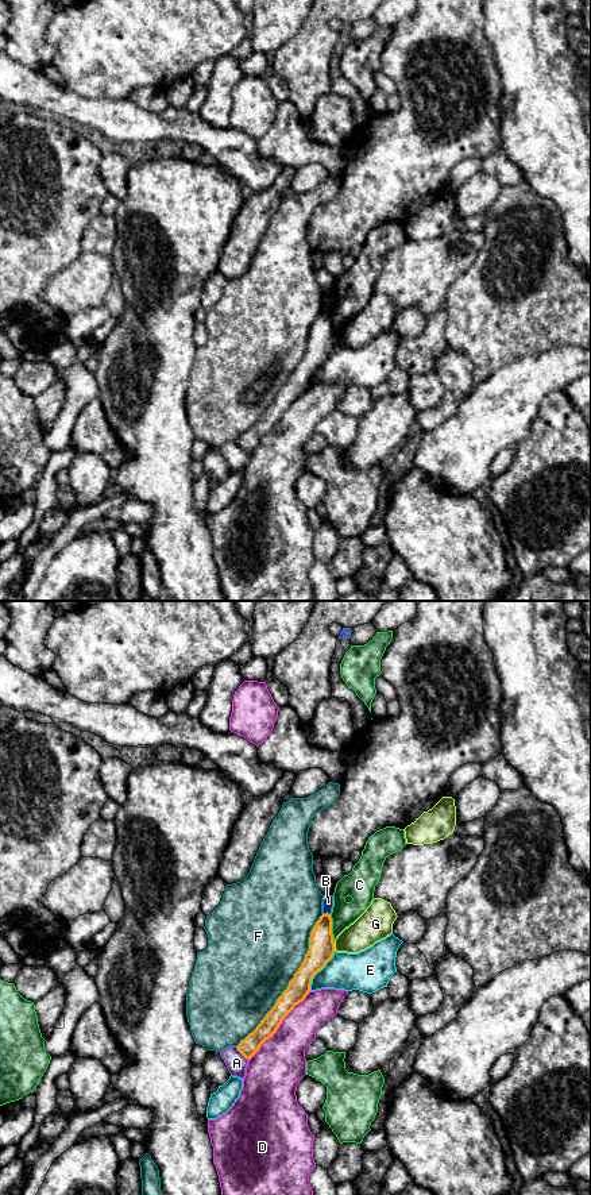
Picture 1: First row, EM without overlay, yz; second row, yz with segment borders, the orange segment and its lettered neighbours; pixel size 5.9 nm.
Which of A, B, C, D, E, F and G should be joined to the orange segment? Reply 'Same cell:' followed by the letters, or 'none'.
Same cell: none

